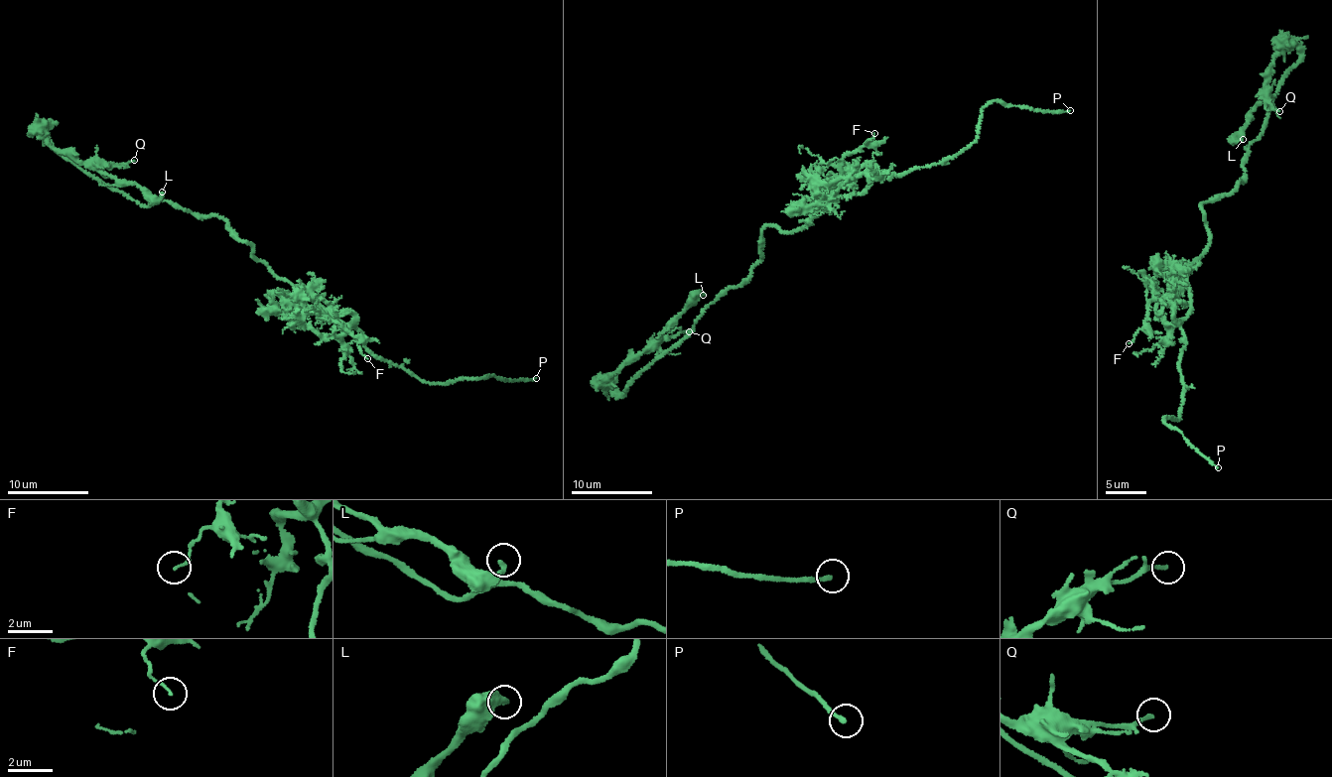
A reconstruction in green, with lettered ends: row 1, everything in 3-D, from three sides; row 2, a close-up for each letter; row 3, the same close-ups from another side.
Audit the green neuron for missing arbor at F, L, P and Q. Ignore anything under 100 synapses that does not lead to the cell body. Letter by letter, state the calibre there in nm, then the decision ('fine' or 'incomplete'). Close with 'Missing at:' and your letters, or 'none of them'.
F: 110 nm thick; fine
L: 280 nm thick; fine
P: 190 nm thick; incomplete
Q: 150 nm thick; fine
Missing at: P

